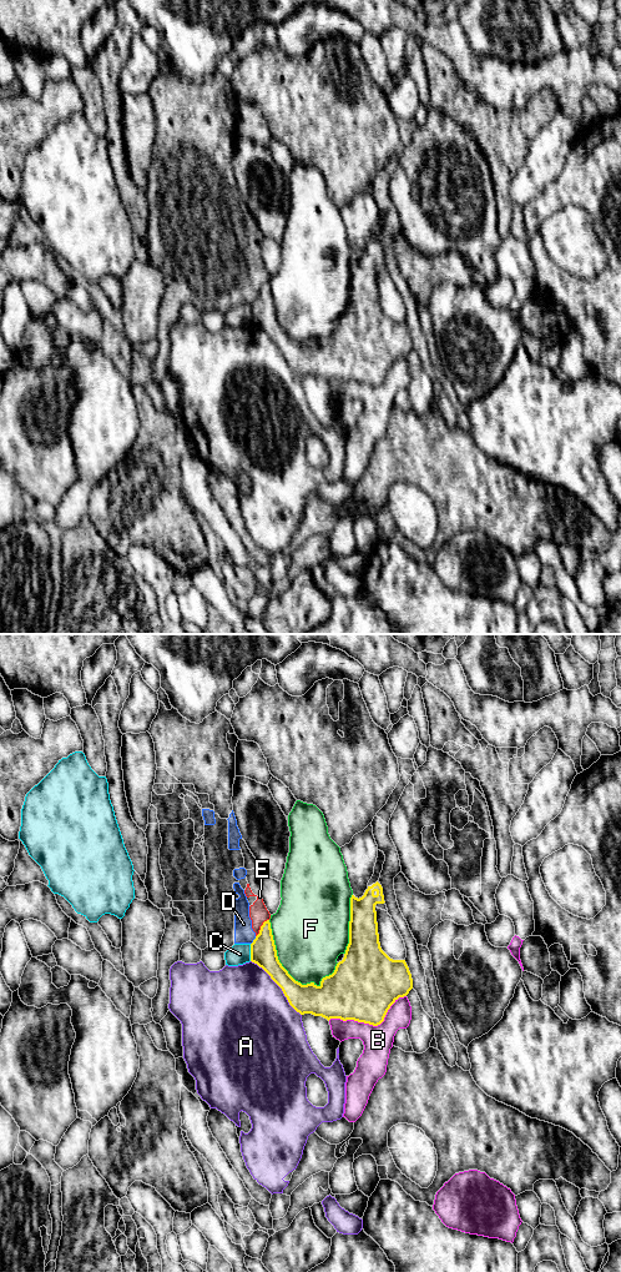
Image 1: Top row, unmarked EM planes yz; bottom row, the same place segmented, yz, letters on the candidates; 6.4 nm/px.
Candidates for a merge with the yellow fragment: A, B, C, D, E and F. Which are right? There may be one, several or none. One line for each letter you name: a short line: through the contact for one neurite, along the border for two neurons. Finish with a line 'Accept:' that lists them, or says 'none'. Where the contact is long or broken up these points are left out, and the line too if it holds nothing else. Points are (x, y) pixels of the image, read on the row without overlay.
Accept: none

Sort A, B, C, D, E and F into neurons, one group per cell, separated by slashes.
A / B / C / D E / F

